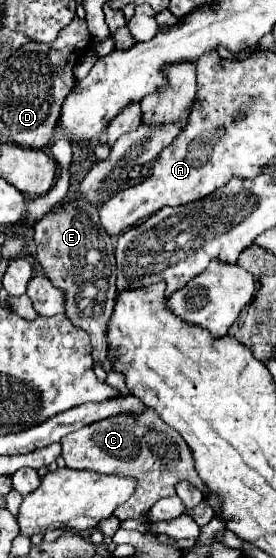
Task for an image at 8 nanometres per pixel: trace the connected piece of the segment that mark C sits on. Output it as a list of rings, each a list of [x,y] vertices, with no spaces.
[[[145,410],[139,418],[133,416],[115,416],[105,418],[101,422],[83,426],[81,430],[65,436],[61,440],[65,458],[65,464],[75,470],[95,470],[99,474],[117,474],[117,476],[133,476],[137,480],[137,490],[133,496],[115,510],[117,518],[139,518],[145,516],[147,510],[163,496],[175,494],[175,484],[181,480],[191,482],[199,490],[203,490],[205,500],[213,506],[217,512],[221,502],[207,490],[207,486],[201,482],[201,478],[195,472],[195,460],[185,444],[185,440],[171,430],[157,414],[155,410]]]

